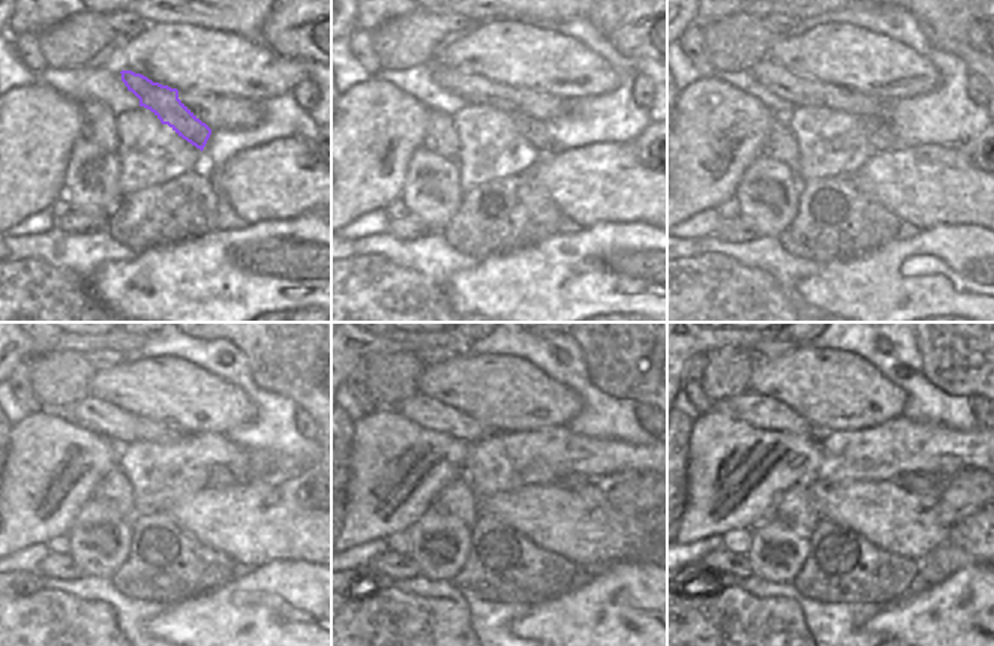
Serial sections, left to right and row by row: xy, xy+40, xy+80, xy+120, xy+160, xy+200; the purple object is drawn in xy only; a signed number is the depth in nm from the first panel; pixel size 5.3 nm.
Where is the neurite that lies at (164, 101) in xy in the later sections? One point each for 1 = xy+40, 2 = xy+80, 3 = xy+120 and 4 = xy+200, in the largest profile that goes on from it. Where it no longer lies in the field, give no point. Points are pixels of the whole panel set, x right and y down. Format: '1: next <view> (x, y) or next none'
1: next xy+40 (532, 129)
2: next xy+80 (882, 138)
3: next xy+120 (219, 475)
4: next xy+200 (913, 483)

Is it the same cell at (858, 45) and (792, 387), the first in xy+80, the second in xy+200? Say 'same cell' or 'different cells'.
same cell

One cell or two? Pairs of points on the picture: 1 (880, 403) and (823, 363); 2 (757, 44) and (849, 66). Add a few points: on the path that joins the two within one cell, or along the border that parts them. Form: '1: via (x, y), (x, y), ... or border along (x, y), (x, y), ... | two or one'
1: via (867, 399), (856, 396), (837, 376) | one
2: border along (778, 38), (766, 56) | two

